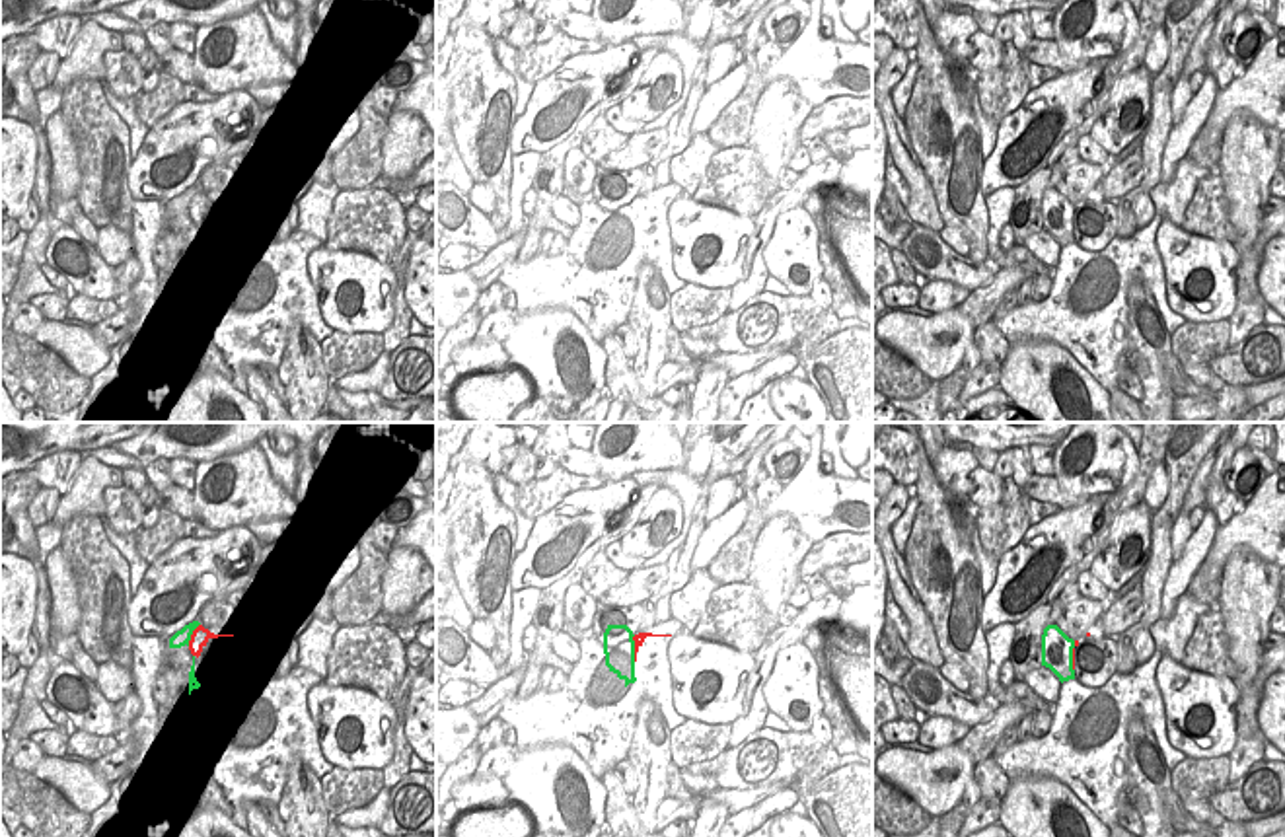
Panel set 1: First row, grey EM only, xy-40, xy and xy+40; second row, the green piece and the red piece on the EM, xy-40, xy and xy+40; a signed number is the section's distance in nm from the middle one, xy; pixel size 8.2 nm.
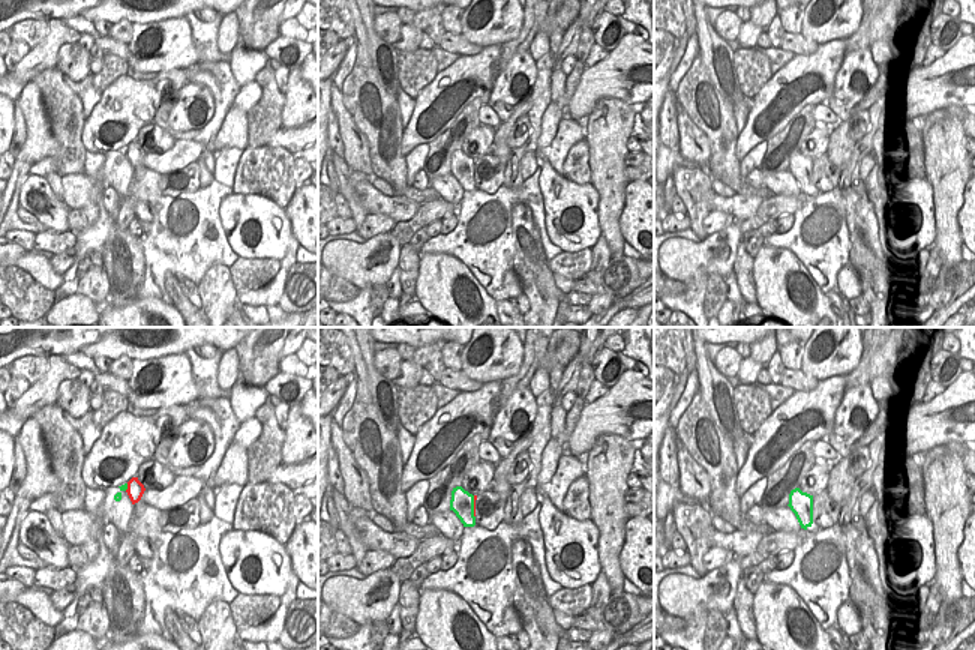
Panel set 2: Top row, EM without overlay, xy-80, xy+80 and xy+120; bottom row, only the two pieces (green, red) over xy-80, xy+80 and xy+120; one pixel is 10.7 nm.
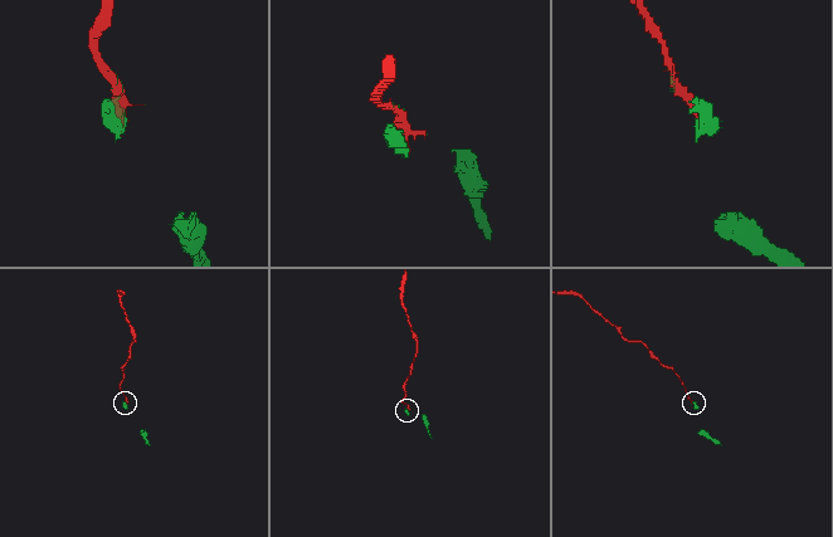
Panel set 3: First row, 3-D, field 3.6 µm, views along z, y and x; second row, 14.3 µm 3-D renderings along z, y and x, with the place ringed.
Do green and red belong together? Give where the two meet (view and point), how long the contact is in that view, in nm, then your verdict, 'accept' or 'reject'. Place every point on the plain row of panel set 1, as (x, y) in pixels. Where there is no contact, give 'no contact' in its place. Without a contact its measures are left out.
contact xy (633, 213); length 220 nm; accept

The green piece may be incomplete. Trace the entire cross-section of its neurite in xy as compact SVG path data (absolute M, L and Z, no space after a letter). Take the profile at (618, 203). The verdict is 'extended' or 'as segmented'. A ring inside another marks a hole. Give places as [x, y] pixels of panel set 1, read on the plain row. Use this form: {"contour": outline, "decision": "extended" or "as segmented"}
{"contour": "M607 189L604 197L604 218L606 230L613 236L619 243L635 247L635 226L637 216L642 210L646 200L672 200L672 199L652 199L652 197L639 197L635 199L627 189Z", "decision": "extended"}

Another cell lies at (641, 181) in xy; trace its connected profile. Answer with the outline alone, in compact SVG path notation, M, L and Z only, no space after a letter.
M666 162L641 164L619 189L627 189L633 199L672 199L672 179Z

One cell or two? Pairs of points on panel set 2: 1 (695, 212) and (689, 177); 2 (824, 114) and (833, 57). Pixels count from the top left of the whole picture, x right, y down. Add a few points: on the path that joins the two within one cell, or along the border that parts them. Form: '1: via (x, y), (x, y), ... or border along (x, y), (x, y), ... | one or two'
1: via (695, 203), (693, 186) | one
2: border along (825, 102), (815, 105) | two

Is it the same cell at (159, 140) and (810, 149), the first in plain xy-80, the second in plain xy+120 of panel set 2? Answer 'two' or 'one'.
one

